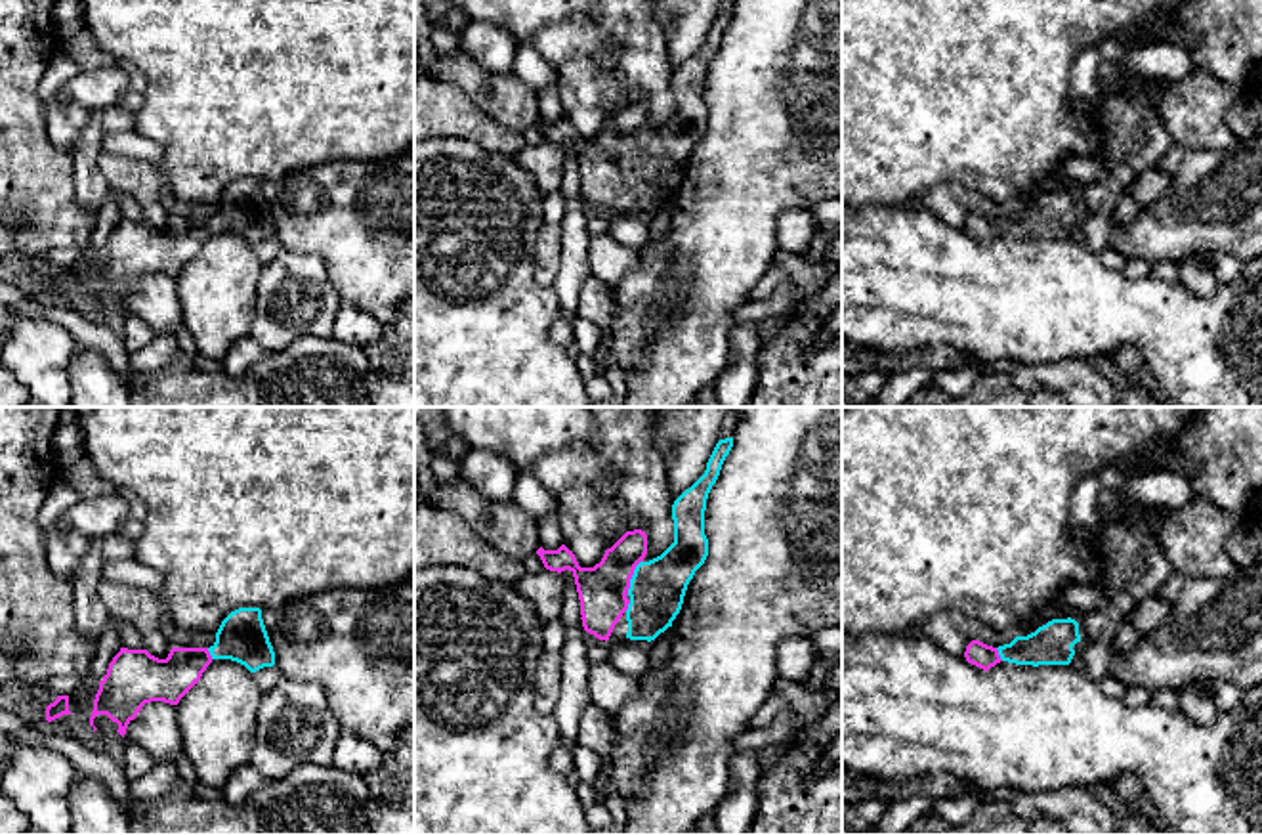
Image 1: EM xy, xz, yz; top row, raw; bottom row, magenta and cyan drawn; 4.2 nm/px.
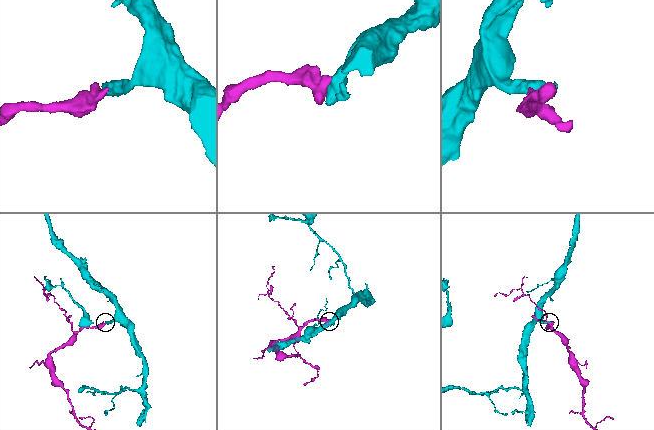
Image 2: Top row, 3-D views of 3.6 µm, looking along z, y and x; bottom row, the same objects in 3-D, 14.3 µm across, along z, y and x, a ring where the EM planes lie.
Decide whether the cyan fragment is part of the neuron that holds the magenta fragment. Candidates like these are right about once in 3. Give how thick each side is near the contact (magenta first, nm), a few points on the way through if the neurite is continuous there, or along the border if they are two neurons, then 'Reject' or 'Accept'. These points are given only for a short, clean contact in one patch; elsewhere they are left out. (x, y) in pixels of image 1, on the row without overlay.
Thickness 200 nm (magenta) against 240 nm. Path across: xz (602, 161), (613, 149), (630, 149), (657, 159). Accept

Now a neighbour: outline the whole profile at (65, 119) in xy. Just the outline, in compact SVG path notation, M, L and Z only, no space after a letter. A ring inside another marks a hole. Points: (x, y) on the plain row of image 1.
M55 94L44 103L48 138L59 149L73 149L76 138L90 120L92 109L76 101L63 101L61 94Z

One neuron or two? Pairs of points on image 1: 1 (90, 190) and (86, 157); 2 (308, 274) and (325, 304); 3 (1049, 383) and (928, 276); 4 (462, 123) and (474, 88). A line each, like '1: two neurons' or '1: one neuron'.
1: one neuron
2: one neuron
3: two neurons
4: two neurons

